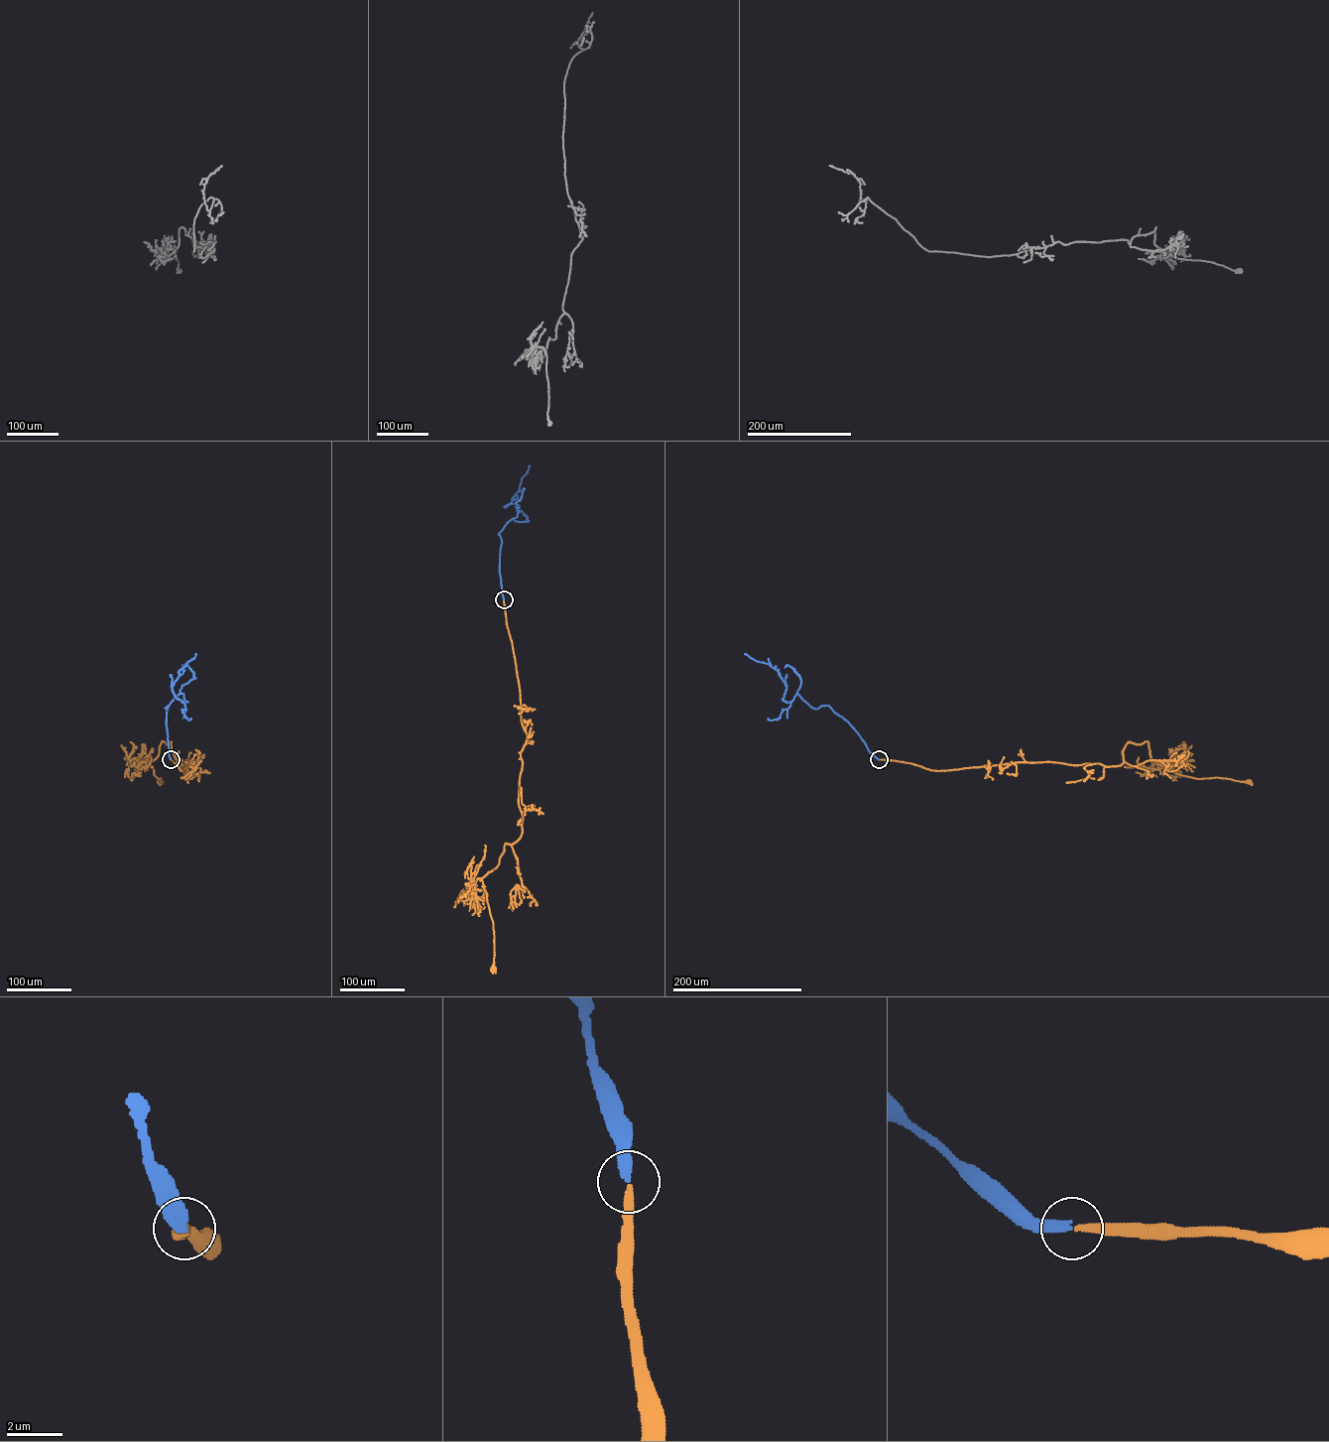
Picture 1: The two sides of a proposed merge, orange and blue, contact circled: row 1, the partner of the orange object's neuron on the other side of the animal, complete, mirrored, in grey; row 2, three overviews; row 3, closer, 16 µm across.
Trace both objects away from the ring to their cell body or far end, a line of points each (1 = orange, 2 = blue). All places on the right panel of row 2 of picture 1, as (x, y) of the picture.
1: (879, 759), (937, 770), (1022, 762), (1116, 766), (1127, 743), (1147, 741), (1150, 758), (1176, 773), (1249, 782)
2: (879, 759), (828, 706), (811, 708), (797, 693), (790, 703), (784, 701), (786, 685), (778, 671), (745, 653)

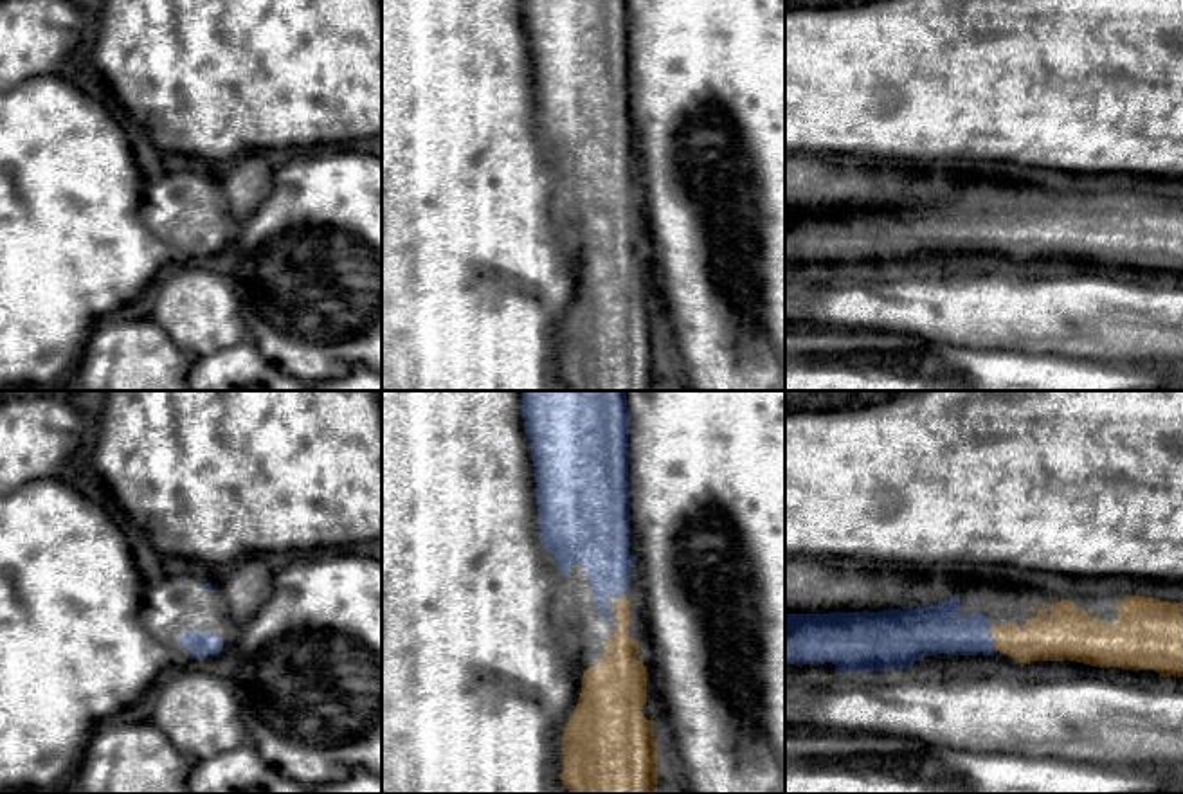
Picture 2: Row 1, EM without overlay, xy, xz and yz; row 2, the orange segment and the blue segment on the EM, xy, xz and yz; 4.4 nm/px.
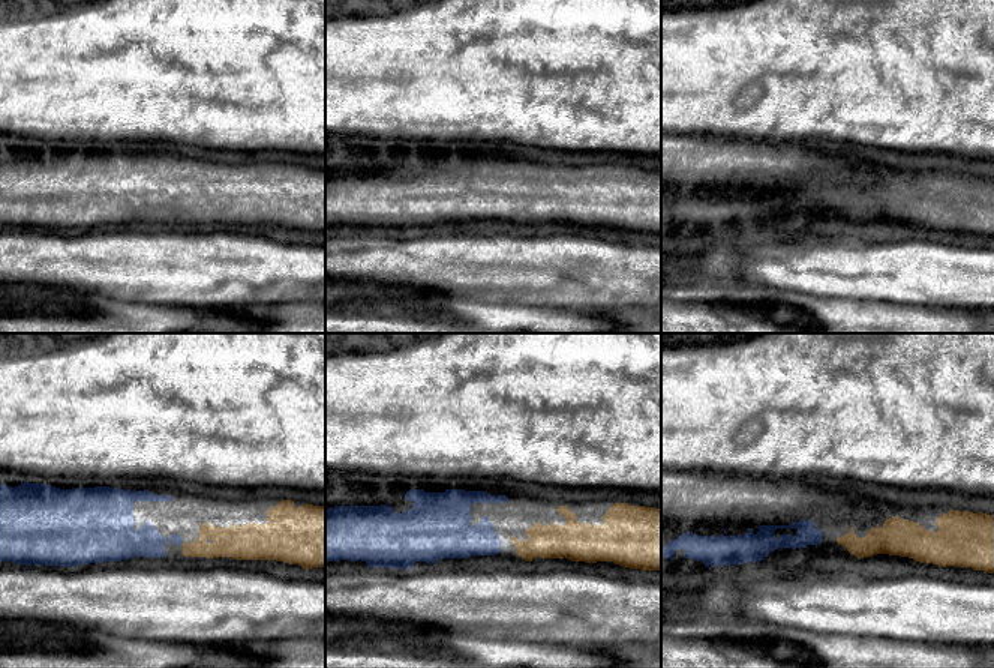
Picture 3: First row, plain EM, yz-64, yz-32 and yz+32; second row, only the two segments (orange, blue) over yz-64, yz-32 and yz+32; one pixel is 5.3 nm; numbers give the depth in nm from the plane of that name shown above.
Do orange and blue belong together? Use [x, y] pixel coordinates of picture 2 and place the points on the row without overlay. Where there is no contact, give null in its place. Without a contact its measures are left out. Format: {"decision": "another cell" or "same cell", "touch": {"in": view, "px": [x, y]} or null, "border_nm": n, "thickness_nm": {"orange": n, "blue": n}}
{"decision": "same cell", "touch": {"in": "yz", "px": [994, 236]}, "border_nm": 120, "thickness_nm": {"orange": 180, "blue": 200}}

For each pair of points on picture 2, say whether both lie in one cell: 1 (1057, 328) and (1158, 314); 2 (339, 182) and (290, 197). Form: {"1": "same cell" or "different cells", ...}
{"1": "same cell", "2": "same cell"}

